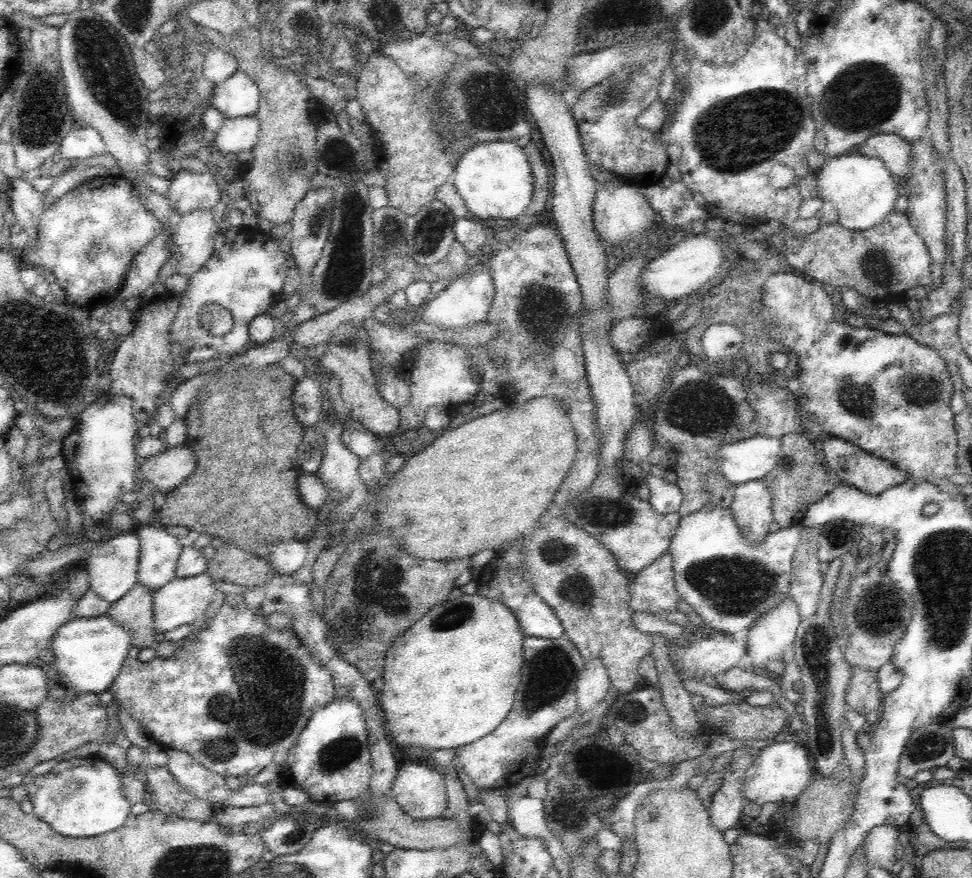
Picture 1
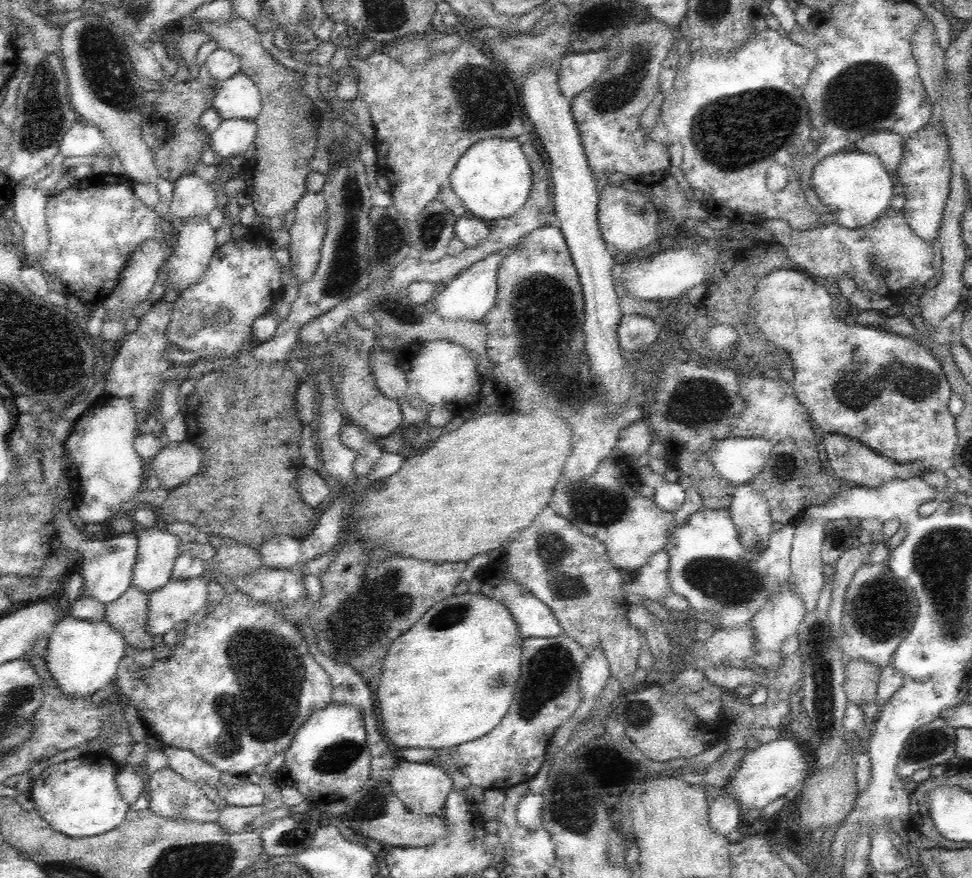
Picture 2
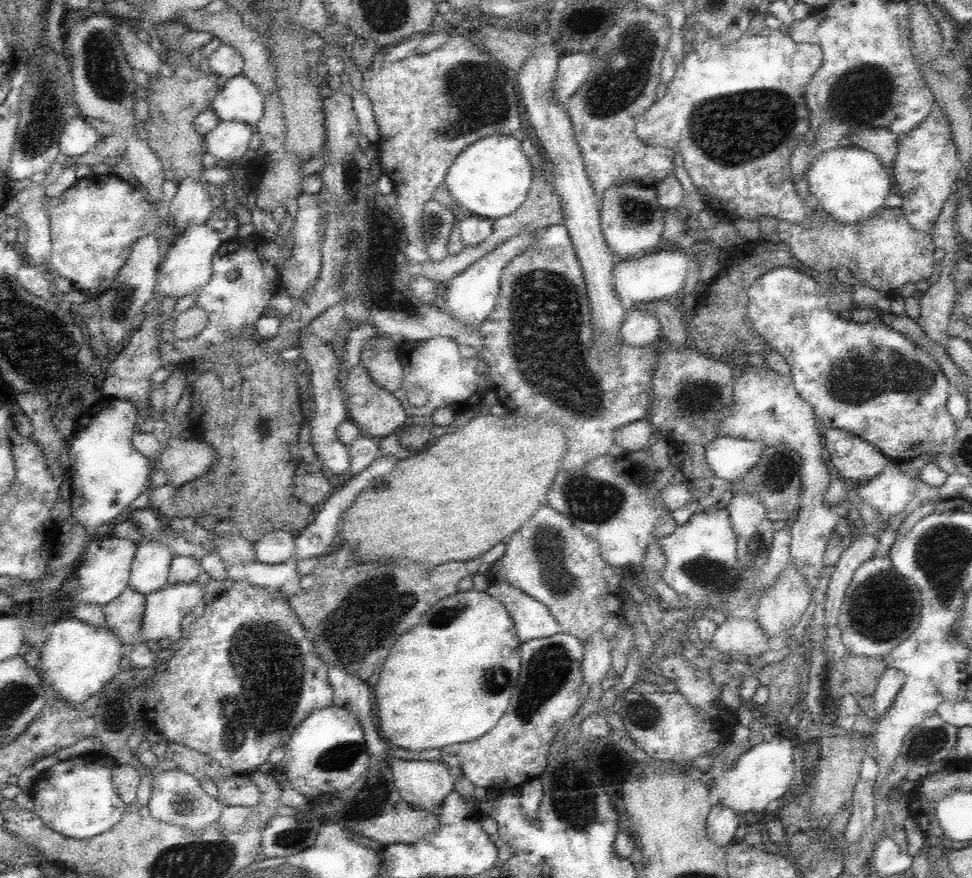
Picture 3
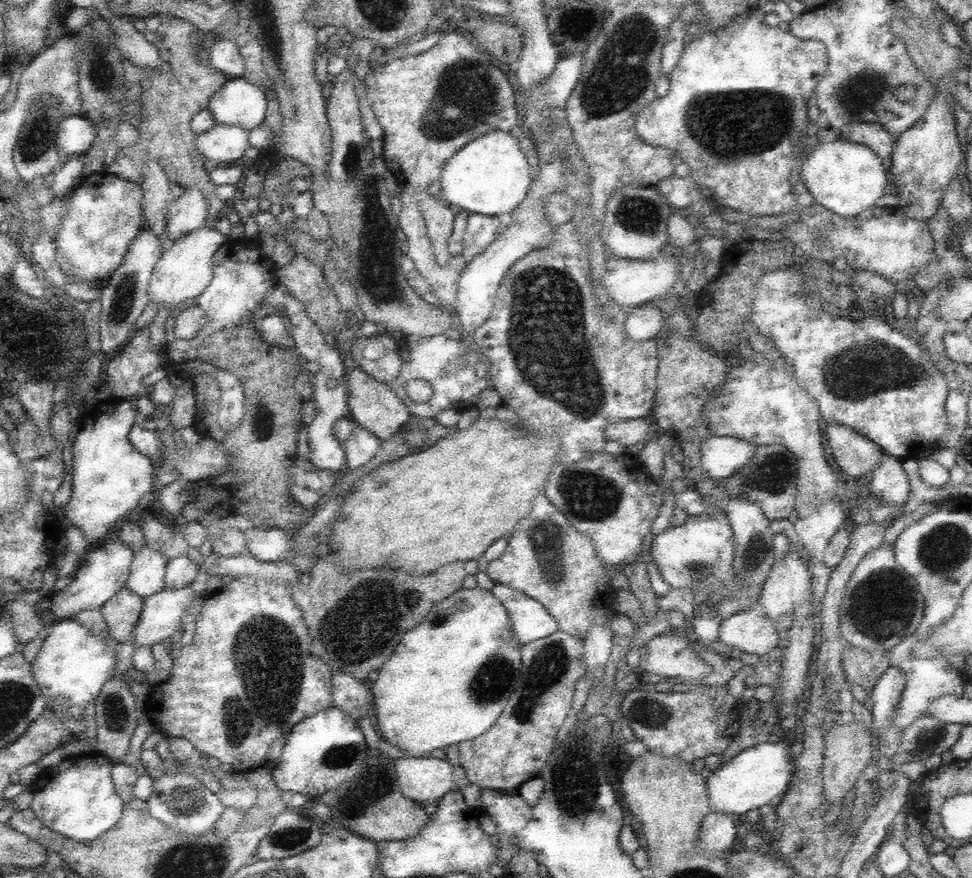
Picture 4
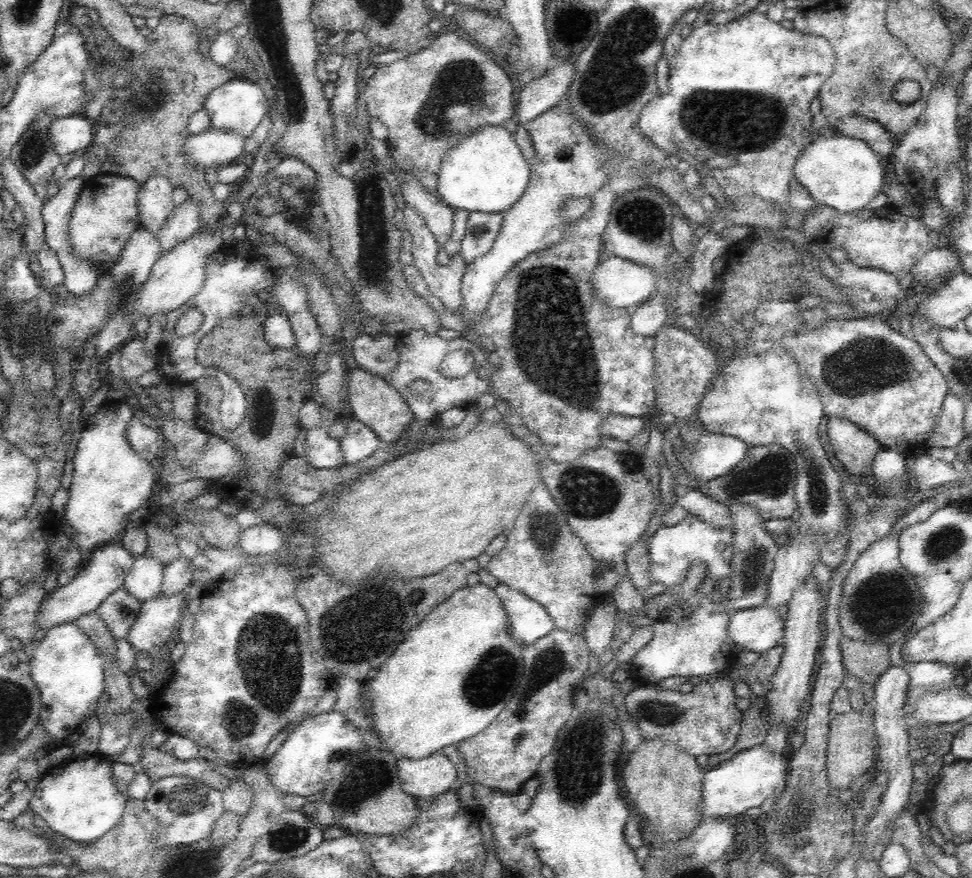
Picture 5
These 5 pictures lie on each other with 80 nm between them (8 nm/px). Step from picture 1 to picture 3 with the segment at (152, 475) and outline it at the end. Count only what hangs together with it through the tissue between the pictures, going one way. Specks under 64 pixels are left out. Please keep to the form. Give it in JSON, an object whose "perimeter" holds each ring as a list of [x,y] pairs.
{"perimeter":[[[172,435],[167,447],[160,452],[160,468],[165,471],[174,486],[180,486],[195,478],[204,476],[217,461],[217,452],[207,442],[188,441],[182,435]]]}

